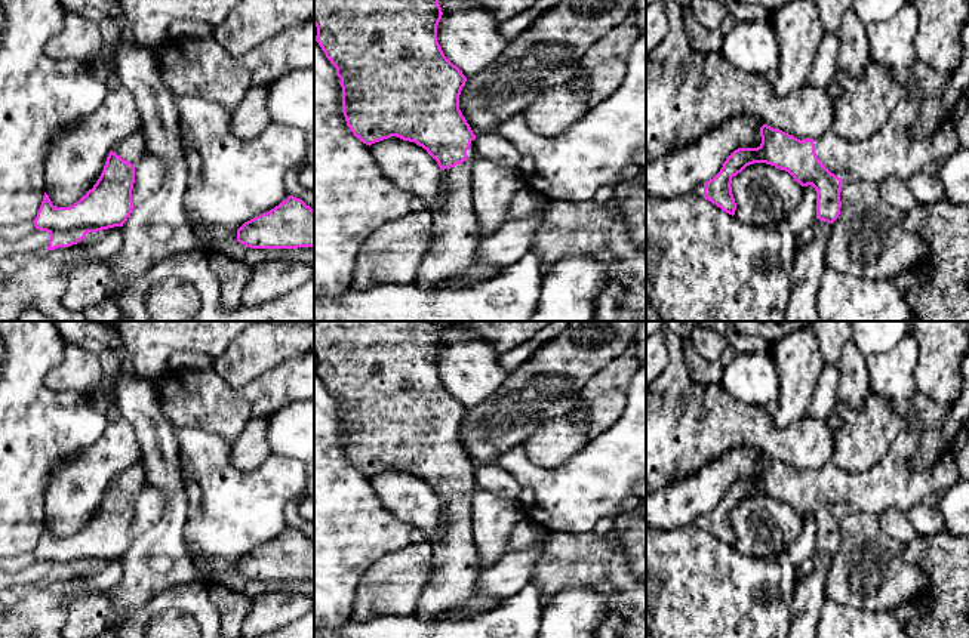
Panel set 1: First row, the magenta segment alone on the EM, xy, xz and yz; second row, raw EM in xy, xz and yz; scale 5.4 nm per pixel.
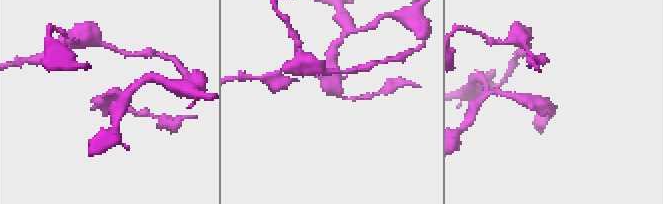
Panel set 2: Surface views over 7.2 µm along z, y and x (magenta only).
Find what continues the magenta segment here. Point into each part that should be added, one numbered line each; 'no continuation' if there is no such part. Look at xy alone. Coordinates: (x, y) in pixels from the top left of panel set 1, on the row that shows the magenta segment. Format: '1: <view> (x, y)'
1: xy (131, 148)

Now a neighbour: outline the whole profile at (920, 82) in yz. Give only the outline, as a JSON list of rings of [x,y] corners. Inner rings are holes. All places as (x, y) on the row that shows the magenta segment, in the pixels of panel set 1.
[[[919,59],[904,68],[889,67],[889,71],[905,87],[907,99],[916,105],[942,89],[951,77],[951,74],[932,70]]]

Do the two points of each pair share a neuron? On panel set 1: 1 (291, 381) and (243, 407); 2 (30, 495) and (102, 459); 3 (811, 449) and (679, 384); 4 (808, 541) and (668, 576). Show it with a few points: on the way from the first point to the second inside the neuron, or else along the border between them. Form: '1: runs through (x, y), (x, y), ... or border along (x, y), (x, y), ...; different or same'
1: runs through (279, 387), (255, 400); same
2: border along (70, 459), (48, 483), (43, 520); different
3: runs through (772, 441), (753, 427), (700, 427), (695, 422); same
4: runs through (774, 575), (703, 576); same

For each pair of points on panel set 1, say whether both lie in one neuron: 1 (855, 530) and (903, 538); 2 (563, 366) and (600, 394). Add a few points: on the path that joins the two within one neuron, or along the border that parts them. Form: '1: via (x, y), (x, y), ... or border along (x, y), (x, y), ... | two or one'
1: border along (876, 515), (877, 524), (903, 546) | two
2: border along (612, 358), (585, 384), (575, 401), (574, 410) | two

